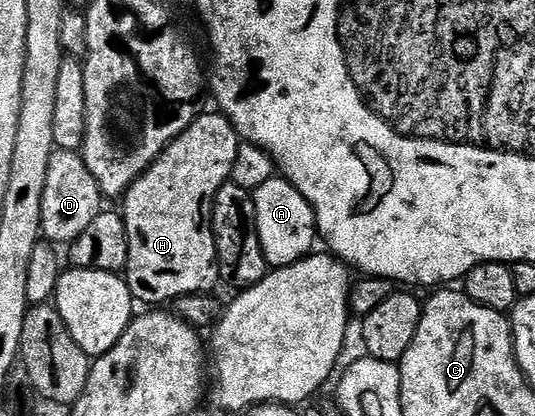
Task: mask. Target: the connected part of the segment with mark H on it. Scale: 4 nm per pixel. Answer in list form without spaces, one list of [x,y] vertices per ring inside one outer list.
[[[200,113],[193,125],[189,125],[187,131],[182,131],[159,154],[150,169],[128,189],[126,195],[122,196],[121,214],[129,241],[125,278],[127,288],[140,304],[167,305],[180,299],[182,295],[211,293],[216,290],[215,286],[220,286],[212,213],[217,193],[230,180],[241,140],[235,126],[222,113],[214,114]]]

